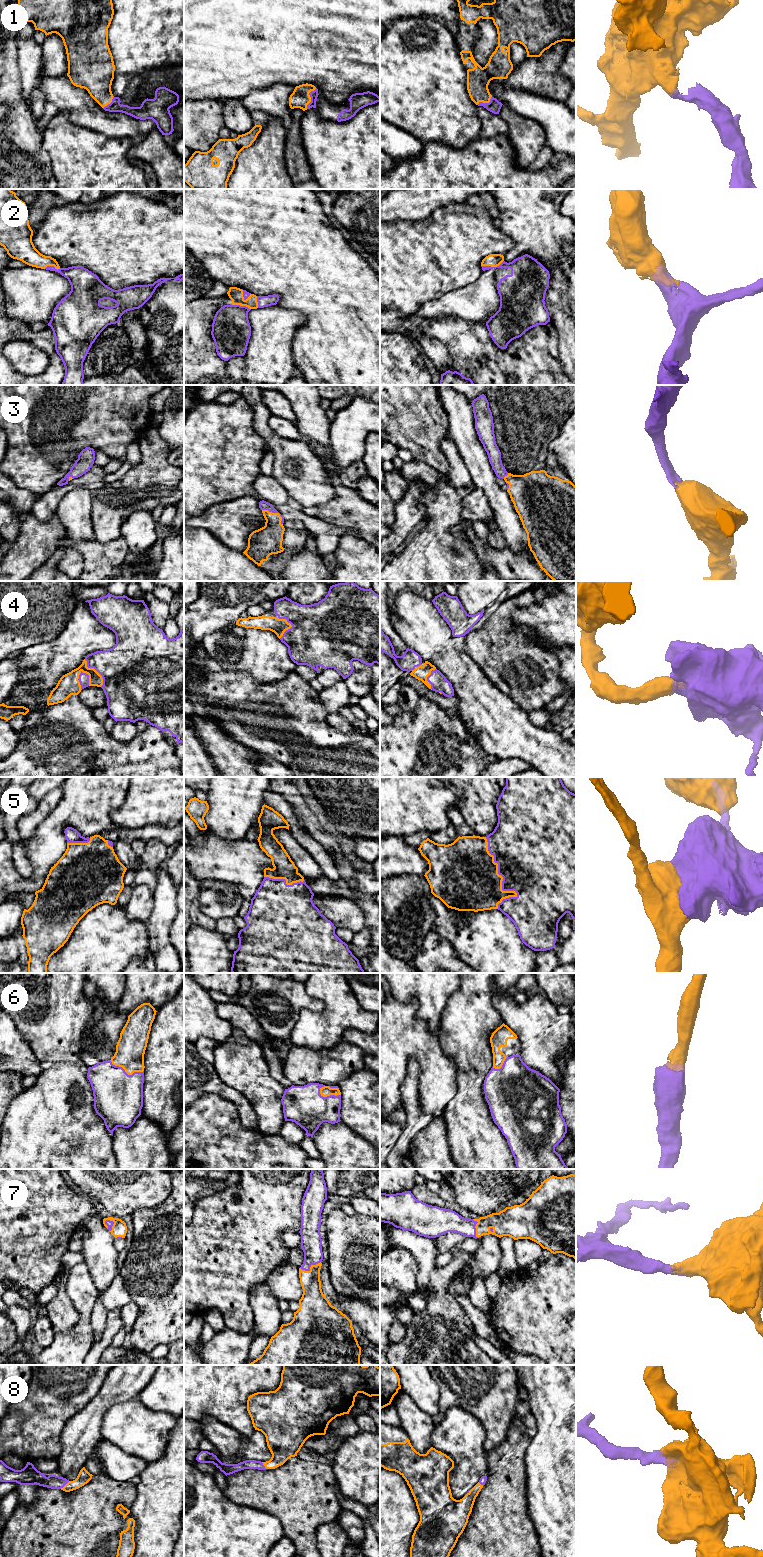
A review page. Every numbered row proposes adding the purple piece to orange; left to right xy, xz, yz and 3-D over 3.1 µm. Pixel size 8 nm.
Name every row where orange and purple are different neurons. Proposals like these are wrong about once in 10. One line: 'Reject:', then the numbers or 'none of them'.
Reject: none of them

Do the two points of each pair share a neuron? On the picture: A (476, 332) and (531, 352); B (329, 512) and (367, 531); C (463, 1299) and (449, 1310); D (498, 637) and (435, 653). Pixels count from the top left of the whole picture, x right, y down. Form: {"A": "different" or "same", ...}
{"A": "same", "B": "same", "C": "different", "D": "different"}

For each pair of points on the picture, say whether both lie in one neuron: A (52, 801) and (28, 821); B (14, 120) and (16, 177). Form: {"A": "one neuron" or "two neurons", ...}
{"A": "one neuron", "B": "one neuron"}

